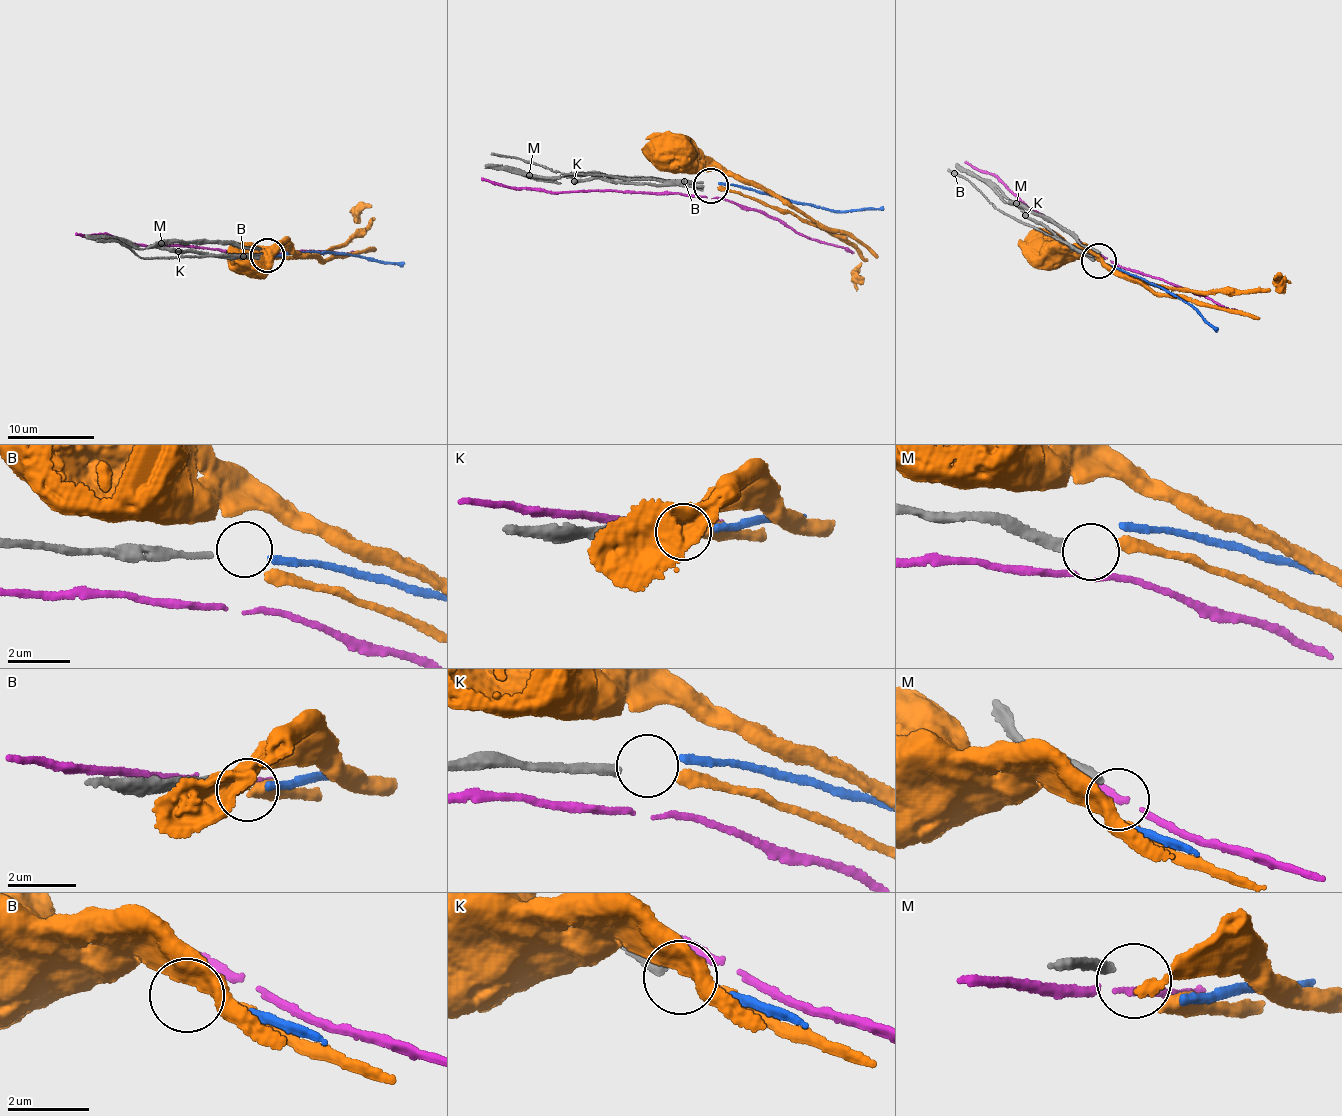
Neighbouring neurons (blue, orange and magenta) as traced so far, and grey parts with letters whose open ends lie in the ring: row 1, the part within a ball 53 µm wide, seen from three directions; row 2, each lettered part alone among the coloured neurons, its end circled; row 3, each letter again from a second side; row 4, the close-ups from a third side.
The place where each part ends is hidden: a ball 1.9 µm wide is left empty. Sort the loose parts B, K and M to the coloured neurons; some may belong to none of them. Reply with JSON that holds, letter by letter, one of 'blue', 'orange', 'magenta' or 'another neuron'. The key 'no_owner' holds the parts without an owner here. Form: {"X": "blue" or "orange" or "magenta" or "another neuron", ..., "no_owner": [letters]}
{"B": "blue", "K": "orange", "M": "another neuron", "no_owner": ["M"]}

